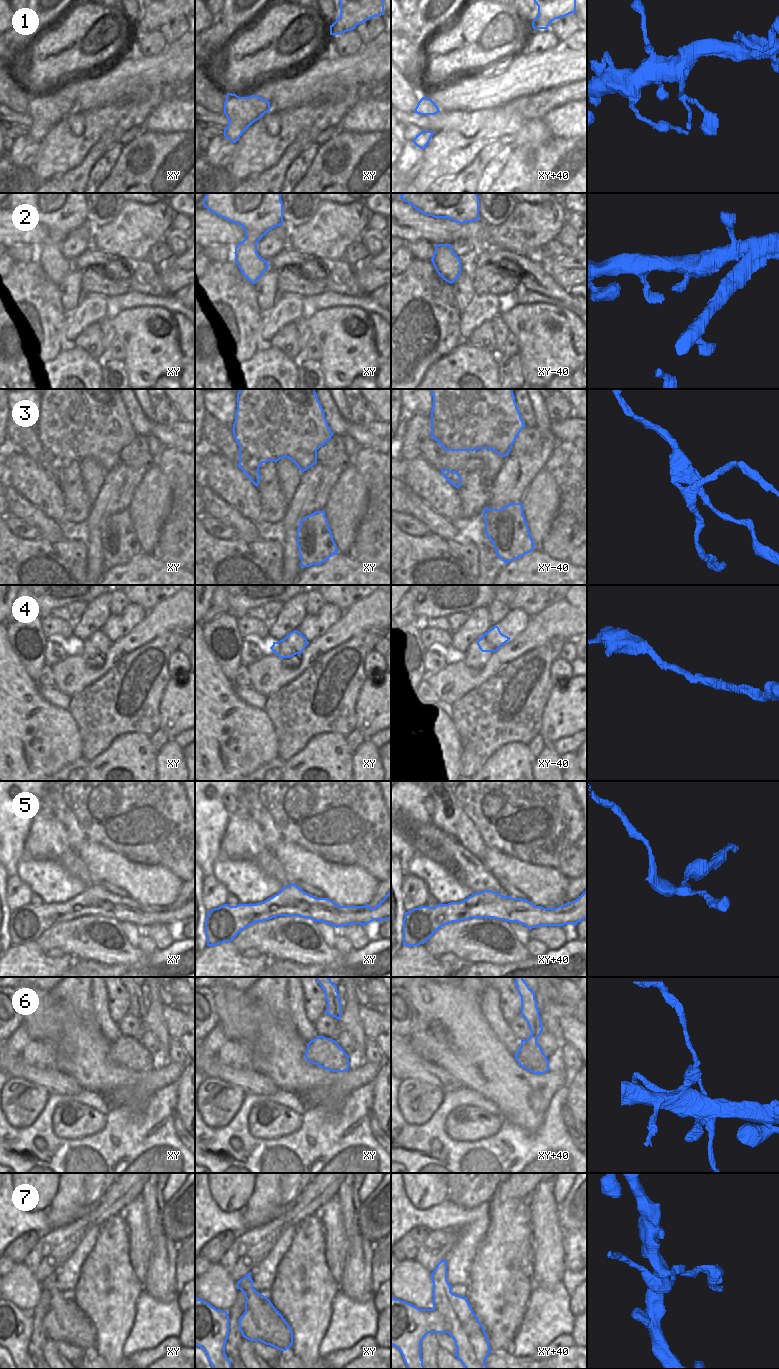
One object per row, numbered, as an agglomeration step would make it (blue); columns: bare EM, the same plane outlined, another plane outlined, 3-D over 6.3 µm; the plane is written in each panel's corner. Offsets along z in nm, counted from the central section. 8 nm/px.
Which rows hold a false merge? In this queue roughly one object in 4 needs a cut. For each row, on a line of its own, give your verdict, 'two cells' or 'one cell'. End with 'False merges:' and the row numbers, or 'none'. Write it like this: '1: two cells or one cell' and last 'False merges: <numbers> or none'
1: one cell
2: one cell
3: two cells
4: two cells
5: one cell
6: two cells
7: two cells
False merges: 3, 4, 6, 7

